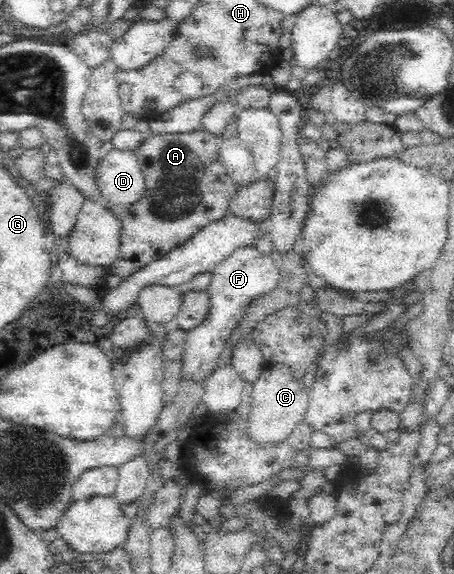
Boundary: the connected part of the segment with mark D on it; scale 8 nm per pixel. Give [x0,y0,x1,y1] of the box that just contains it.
[99,148,145,211]

